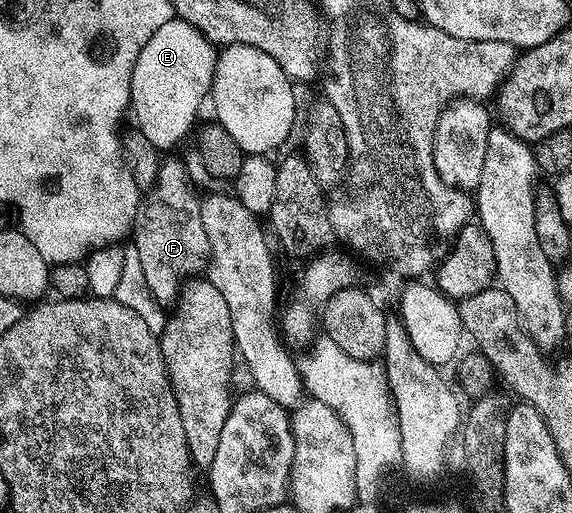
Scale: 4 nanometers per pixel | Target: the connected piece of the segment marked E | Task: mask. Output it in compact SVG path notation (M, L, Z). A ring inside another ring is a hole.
M174 16L143 44L131 76L129 110L137 113L136 129L151 140L157 149L168 152L189 134L197 122L201 101L209 94L215 47L191 24Z

